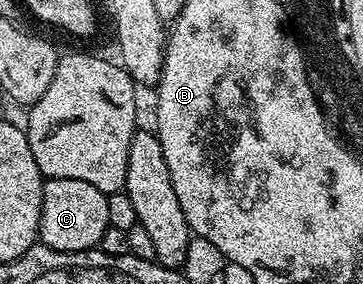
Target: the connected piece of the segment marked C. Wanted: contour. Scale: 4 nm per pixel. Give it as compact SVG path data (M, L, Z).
M47 179L44 182L38 238L42 246L54 251L89 251L98 248L101 237L109 226L111 226L109 205L107 196L101 193L101 189L93 189L89 181L77 181L76 179Z

